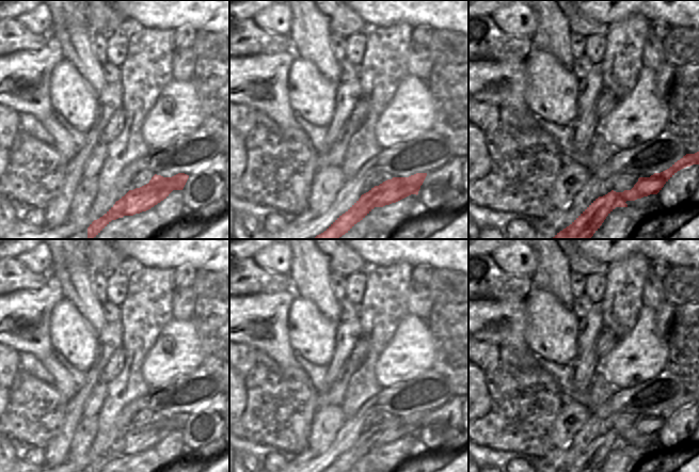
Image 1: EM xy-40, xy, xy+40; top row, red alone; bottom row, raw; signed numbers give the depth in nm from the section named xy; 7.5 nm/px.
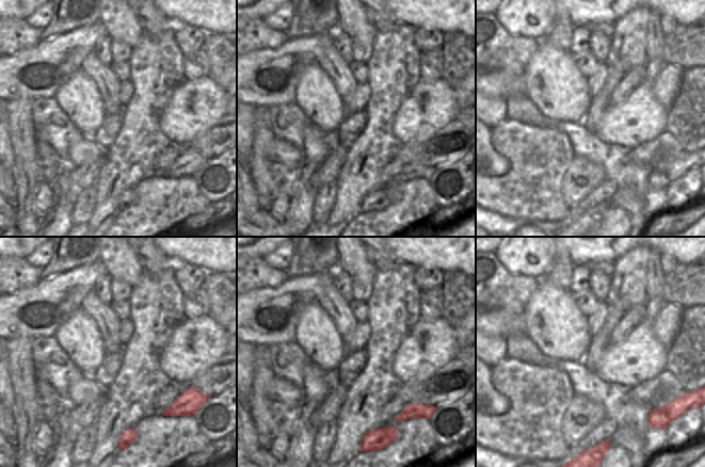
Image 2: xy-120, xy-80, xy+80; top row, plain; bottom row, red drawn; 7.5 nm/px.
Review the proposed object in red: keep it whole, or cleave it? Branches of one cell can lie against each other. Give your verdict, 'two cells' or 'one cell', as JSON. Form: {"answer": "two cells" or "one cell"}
{"answer": "two cells"}

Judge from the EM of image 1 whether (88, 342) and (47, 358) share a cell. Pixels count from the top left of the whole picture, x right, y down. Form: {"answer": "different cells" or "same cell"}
{"answer": "different cells"}

